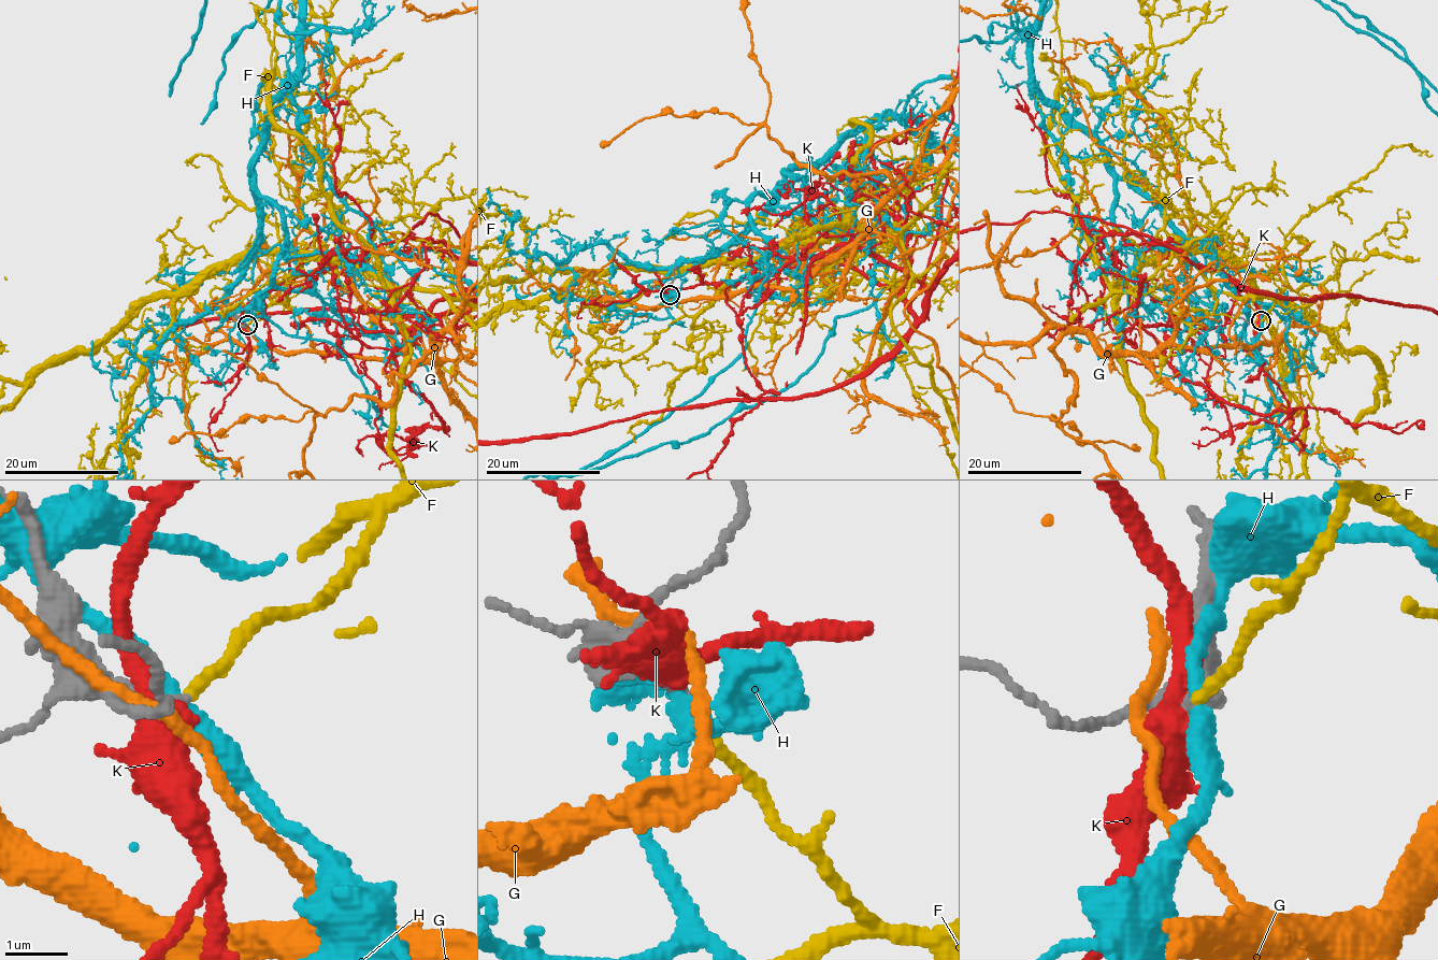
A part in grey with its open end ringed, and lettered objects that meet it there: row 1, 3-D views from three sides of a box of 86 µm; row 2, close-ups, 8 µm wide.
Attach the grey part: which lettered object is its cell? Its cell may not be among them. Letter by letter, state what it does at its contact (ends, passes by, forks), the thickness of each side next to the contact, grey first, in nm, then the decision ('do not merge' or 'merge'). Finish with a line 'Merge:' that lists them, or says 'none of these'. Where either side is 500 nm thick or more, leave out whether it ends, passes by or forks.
F: it ends; calibres 190 and 180 nm; merge
G: it passes by; calibres 280 and 200 nm; do not merge
H: it passes by; calibres 200 and 280 nm; do not merge
K: it forks; calibres 220 and 360 nm; do not merge
Merge: F

